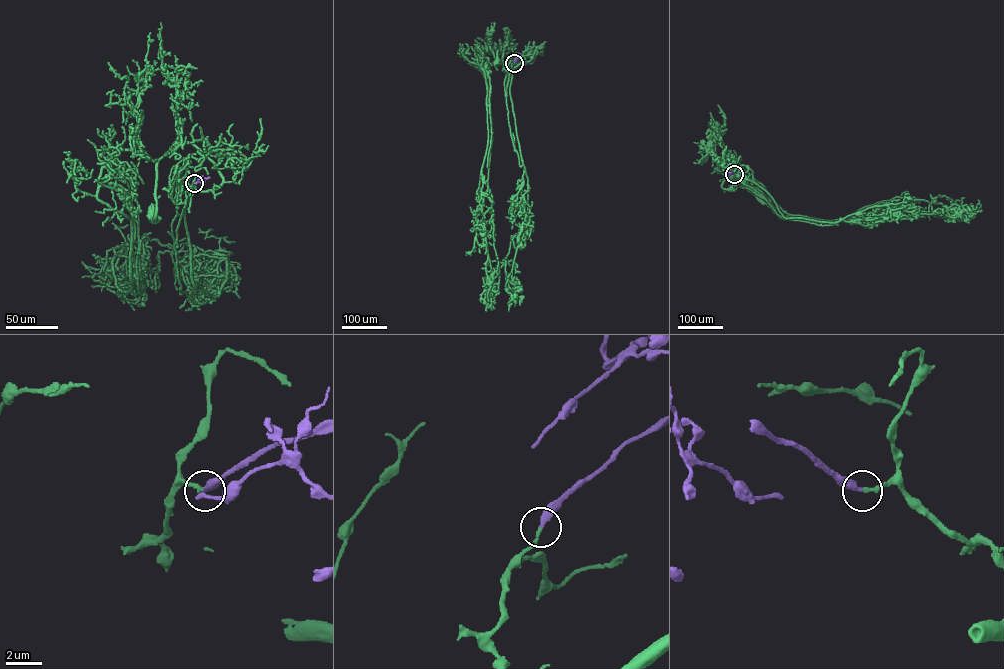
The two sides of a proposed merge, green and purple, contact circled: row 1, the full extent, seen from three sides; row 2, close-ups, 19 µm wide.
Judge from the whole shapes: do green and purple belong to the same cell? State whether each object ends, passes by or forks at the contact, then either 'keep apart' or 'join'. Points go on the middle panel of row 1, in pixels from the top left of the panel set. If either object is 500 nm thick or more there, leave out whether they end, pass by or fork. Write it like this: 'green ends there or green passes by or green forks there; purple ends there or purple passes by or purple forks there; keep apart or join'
green ends there; purple ends there; join

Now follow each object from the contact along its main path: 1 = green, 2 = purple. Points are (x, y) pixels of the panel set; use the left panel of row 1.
1: (195, 183), (187, 191), (189, 194), (214, 190), (222, 178), (192, 144), (177, 143), (157, 164), (154, 216)
2: (195, 183), (202, 179), (203, 183), (198, 179), (210, 177)

